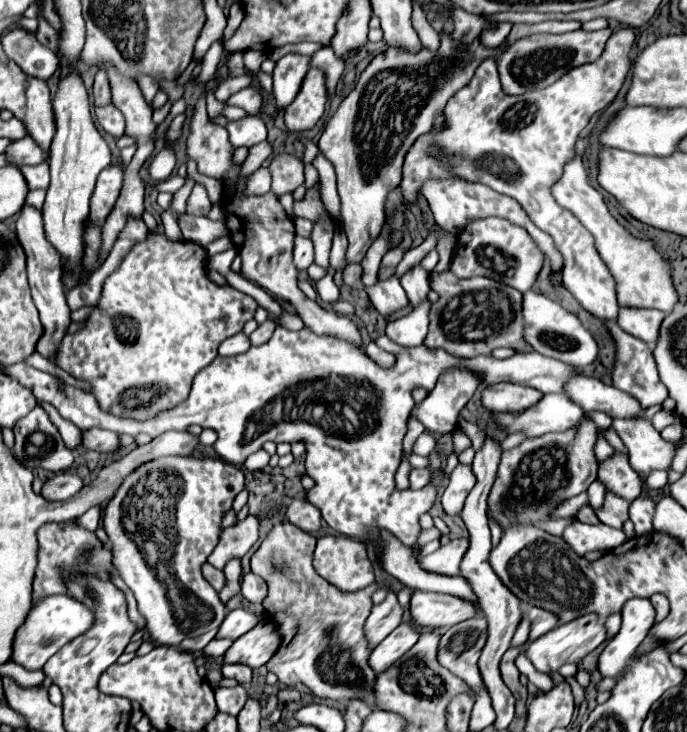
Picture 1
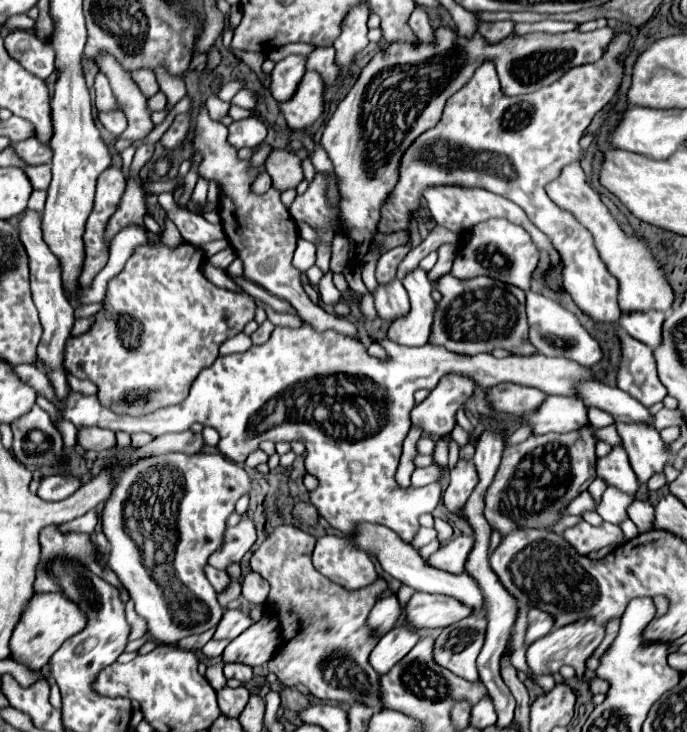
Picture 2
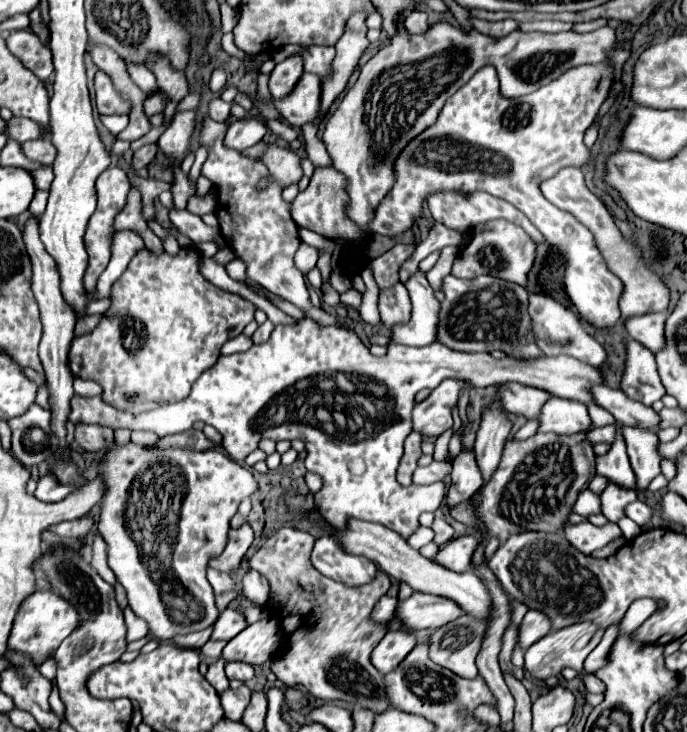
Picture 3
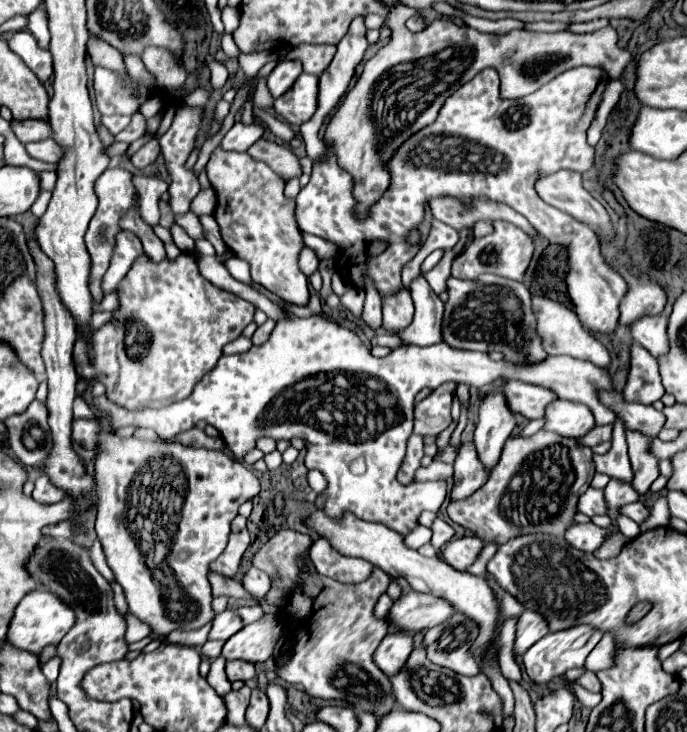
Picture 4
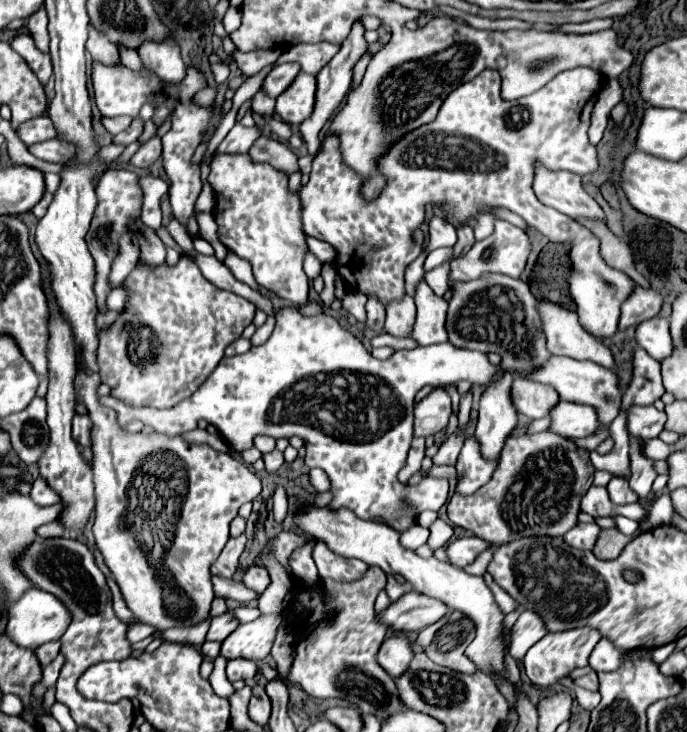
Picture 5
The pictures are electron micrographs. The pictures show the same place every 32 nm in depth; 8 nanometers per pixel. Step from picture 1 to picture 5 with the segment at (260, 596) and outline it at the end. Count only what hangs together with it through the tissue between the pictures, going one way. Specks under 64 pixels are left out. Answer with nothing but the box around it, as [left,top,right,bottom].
[244,566,270,594]

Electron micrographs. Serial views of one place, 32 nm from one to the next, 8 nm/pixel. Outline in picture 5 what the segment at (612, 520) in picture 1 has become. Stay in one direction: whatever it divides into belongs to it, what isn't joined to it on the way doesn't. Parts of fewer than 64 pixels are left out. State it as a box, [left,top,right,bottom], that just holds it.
[606,476,638,504]

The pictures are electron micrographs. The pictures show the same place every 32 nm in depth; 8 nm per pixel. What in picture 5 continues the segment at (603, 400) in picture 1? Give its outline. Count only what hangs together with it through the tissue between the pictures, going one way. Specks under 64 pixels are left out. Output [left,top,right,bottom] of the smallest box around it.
[626,404,666,438]

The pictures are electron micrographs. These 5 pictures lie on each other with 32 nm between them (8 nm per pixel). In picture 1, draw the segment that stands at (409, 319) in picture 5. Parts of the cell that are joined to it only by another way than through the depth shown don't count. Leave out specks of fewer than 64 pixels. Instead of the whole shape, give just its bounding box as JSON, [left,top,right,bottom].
[368,274,408,316]

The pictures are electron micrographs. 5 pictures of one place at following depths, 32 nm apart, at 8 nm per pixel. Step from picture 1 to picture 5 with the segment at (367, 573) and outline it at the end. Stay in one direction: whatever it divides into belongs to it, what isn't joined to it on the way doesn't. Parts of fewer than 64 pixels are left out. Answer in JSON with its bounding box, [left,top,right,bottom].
[312,542,370,582]

